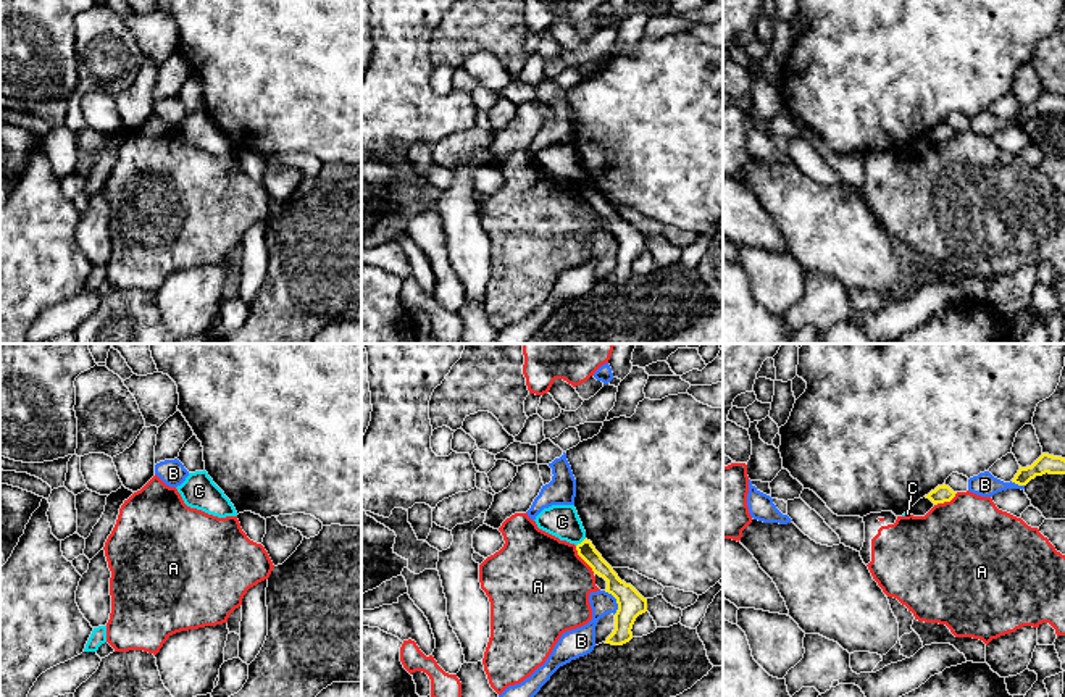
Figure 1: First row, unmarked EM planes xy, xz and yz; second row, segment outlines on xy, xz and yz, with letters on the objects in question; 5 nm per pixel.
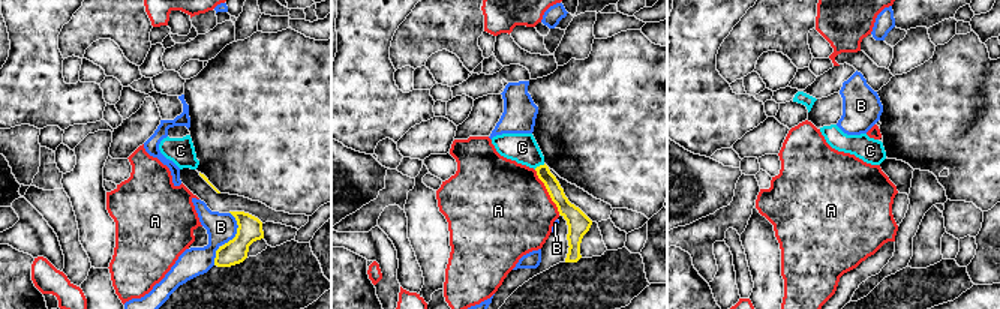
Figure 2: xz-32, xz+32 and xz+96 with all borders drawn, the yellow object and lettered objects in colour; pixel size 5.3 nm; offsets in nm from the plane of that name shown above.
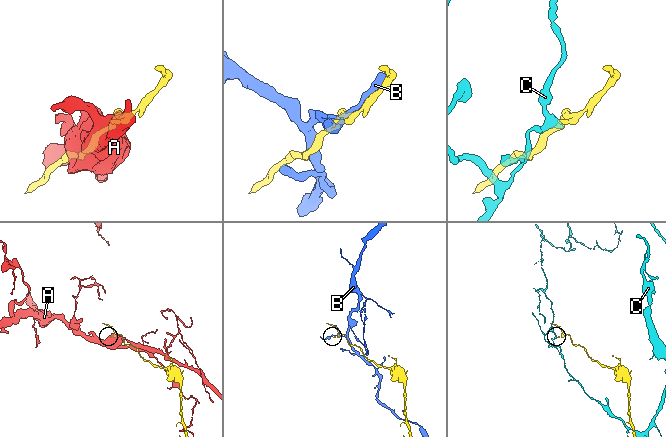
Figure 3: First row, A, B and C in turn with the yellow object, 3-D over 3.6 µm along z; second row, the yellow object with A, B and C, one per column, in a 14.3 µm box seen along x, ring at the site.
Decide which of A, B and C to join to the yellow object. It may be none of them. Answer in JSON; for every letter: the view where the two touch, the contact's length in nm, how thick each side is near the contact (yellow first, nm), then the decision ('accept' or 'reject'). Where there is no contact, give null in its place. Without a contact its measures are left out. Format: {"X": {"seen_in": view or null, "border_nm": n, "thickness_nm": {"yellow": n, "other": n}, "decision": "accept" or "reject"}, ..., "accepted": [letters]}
{"A": {"seen_in": "xz", "border_nm": 170, "thickness_nm": {"yellow": 90, "other": 480}, "decision": "reject"}, "B": {"seen_in": "xz", "border_nm": 130, "thickness_nm": {"yellow": 140, "other": 120}, "decision": "reject"}, "C": {"seen_in": "xz", "border_nm": 60, "thickness_nm": {"yellow": 90, "other": 160}, "decision": "reject"}, "accepted": []}

